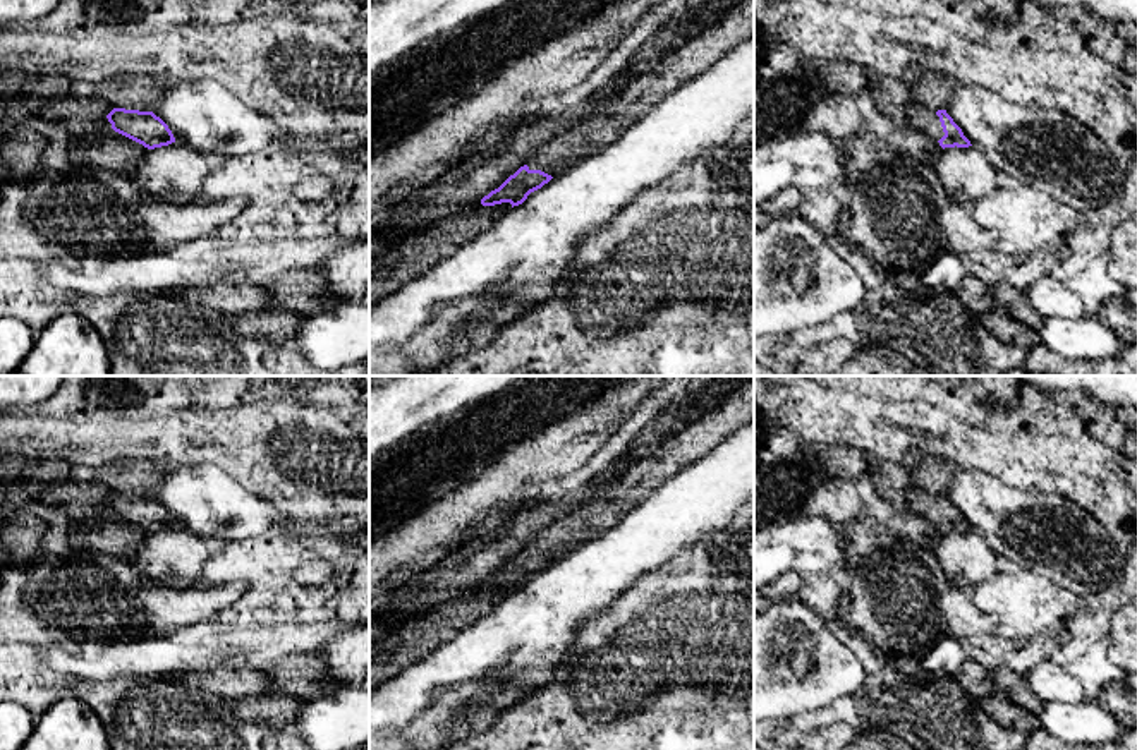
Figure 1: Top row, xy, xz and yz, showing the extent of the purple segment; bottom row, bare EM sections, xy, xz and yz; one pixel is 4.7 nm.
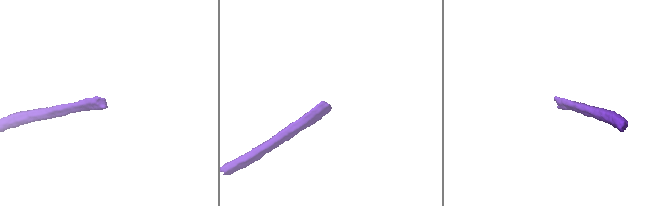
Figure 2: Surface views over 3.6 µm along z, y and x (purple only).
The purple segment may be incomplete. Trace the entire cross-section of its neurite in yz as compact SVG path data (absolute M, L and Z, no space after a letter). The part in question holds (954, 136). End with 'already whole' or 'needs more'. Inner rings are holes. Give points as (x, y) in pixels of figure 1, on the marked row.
M912 103L905 110L903 124L938 141L943 149L972 146L946 110L933 112L924 105Z; needs more

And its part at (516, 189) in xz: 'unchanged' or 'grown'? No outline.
grown

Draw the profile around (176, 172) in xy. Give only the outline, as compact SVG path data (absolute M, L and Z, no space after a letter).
M175 141L149 149L141 163L127 173L149 197L179 203L199 196L211 170L211 160L213 156Z

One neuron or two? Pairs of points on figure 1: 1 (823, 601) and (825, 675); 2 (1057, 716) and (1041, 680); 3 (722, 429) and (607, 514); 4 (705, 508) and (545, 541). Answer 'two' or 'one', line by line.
1: two
2: two
3: one
4: two

